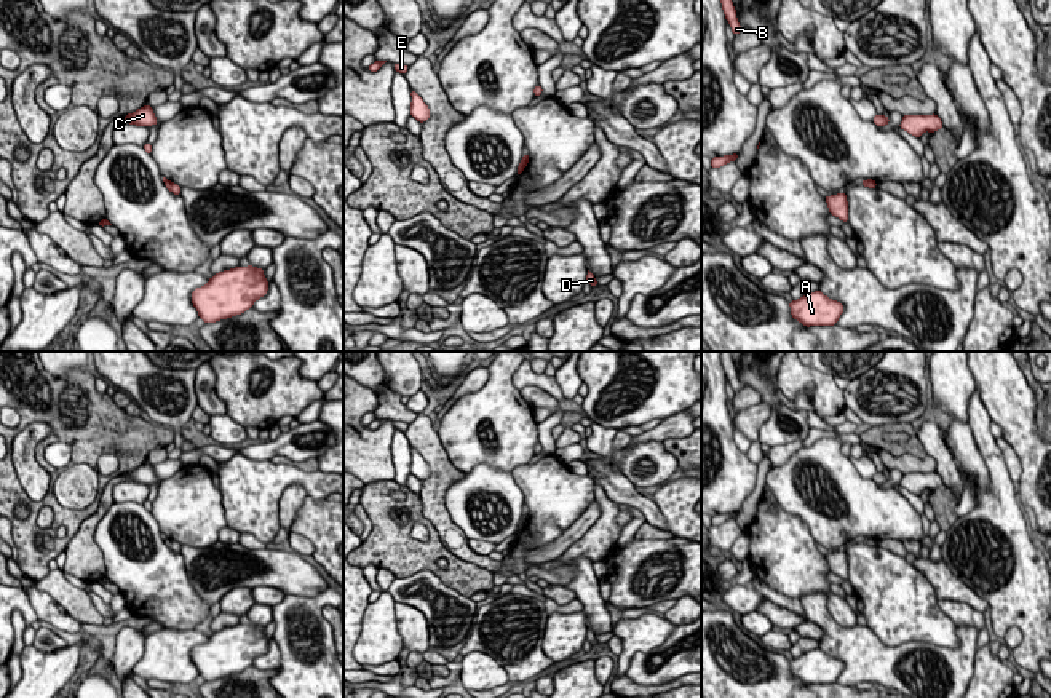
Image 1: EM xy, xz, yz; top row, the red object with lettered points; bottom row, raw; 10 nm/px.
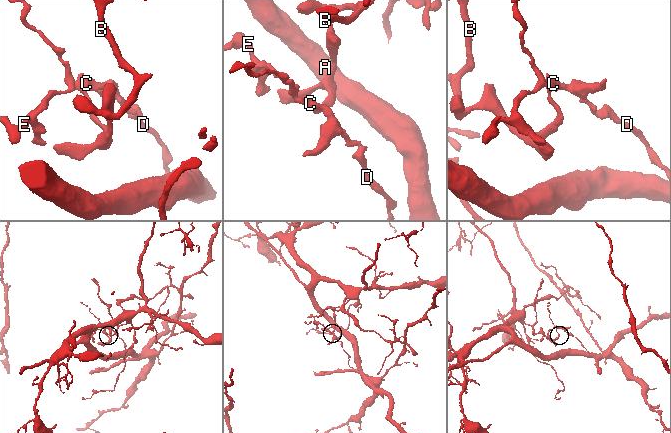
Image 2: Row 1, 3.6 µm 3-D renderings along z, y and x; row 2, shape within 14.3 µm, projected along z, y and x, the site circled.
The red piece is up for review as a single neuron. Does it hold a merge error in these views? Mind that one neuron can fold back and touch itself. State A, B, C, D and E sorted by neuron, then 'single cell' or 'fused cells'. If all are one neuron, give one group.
groups A B / C D E; fused cells

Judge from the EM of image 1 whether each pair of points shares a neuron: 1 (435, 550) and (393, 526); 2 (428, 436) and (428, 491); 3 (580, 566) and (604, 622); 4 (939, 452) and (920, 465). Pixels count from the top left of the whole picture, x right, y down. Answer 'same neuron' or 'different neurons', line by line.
1: same neuron
2: same neuron
3: same neuron
4: different neurons

